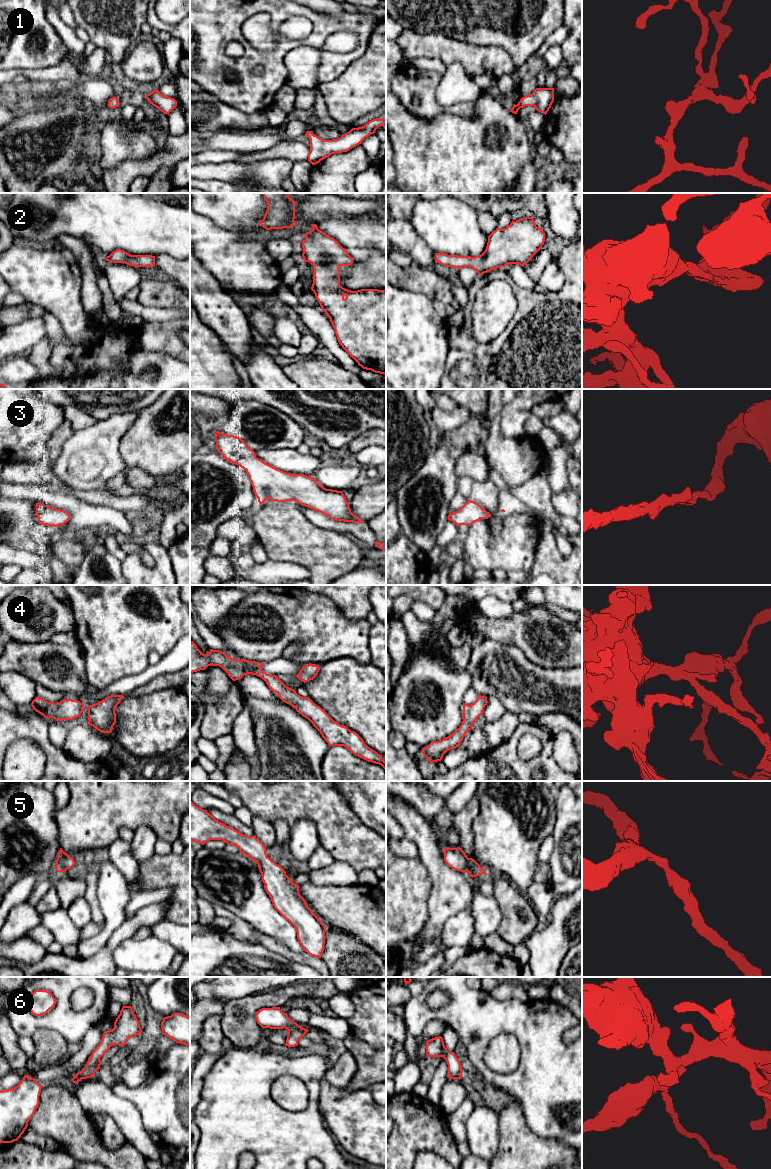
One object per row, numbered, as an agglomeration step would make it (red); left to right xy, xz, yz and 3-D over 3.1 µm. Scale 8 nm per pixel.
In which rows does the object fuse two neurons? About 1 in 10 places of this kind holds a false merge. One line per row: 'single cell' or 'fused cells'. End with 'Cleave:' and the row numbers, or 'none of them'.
1: single cell
2: single cell
3: single cell
4: single cell
5: single cell
6: single cell
Cleave: none of them

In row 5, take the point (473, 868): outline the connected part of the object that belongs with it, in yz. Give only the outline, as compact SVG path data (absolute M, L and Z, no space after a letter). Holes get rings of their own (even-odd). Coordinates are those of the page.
M444 848L444 861L454 870L468 872L470 877L486 874L486 871L474 859L468 858L462 848Z

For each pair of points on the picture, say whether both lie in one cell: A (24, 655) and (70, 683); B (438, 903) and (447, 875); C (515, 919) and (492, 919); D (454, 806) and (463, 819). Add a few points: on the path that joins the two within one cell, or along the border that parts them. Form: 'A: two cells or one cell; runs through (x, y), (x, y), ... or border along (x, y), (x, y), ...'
A: one cell; runs through (35, 661), (43, 665), (51, 665), (59, 672)
B: one cell; runs through (445, 896), (447, 894), (447, 882)
C: two cells; border along (494, 897), (501, 915), (498, 931)
D: two cells; border along (474, 794), (455, 813), (451, 813), (444, 806)

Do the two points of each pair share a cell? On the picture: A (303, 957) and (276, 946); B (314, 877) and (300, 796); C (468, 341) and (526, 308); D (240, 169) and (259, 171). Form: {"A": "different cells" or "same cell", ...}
{"A": "same cell", "B": "different cells", "C": "same cell", "D": "same cell"}

